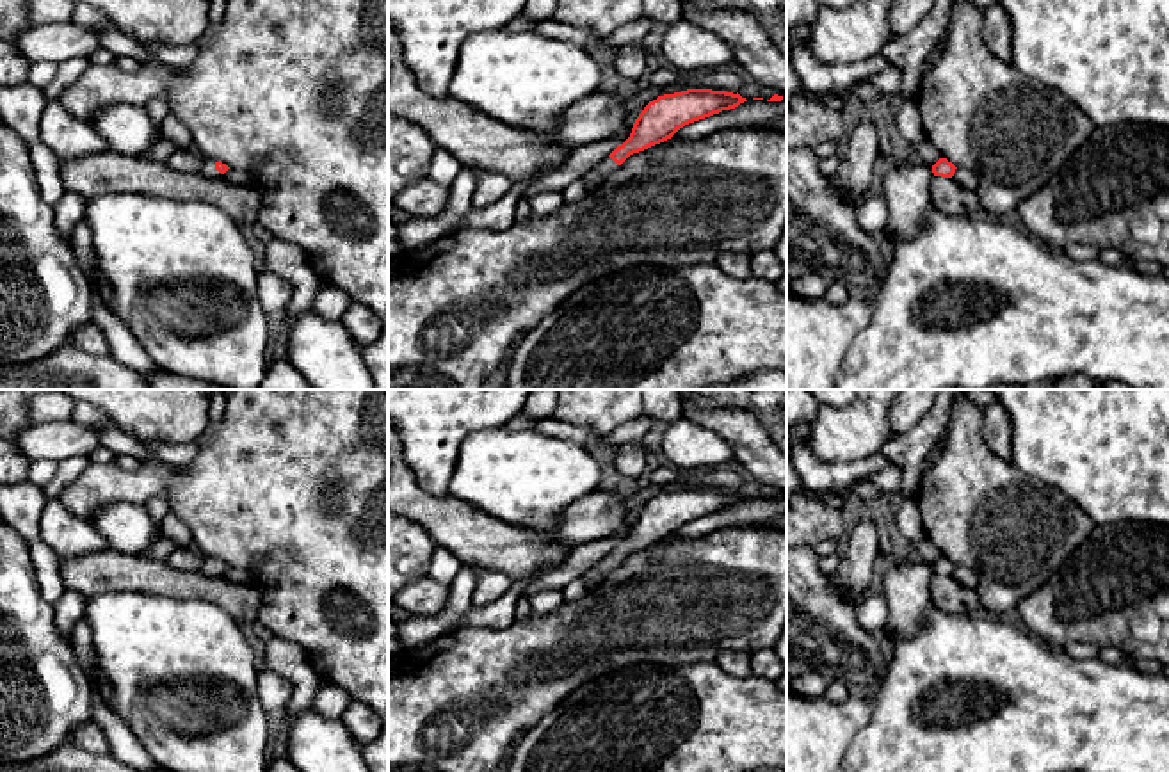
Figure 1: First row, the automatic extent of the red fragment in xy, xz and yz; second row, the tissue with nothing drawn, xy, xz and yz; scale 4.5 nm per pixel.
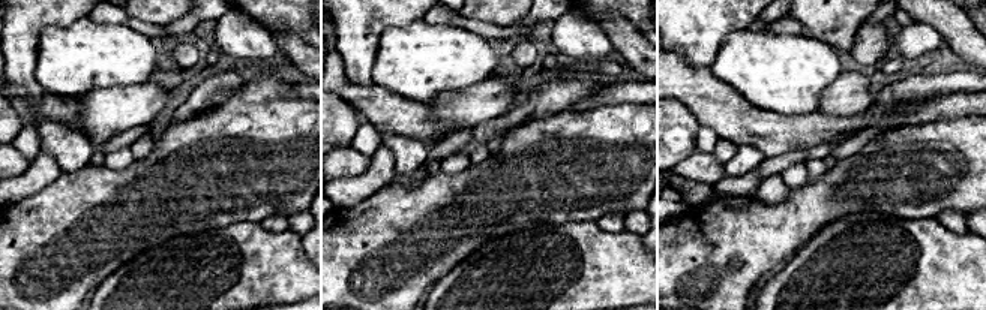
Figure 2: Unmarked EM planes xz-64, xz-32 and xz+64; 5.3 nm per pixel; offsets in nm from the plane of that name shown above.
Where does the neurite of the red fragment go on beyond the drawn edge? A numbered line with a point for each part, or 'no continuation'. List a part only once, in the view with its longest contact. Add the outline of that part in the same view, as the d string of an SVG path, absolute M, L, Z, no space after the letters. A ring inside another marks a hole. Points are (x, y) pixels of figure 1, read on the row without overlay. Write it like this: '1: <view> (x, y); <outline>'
1: xy (207, 568); M206 555L203 557L203 562L198 573L206 576L221 576L221 571L215 567L215 559Z

